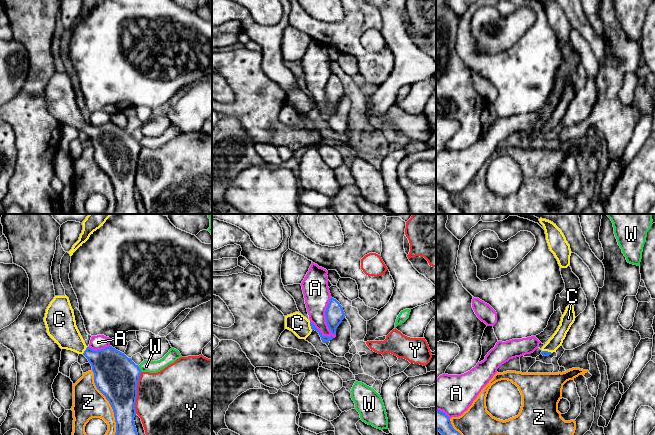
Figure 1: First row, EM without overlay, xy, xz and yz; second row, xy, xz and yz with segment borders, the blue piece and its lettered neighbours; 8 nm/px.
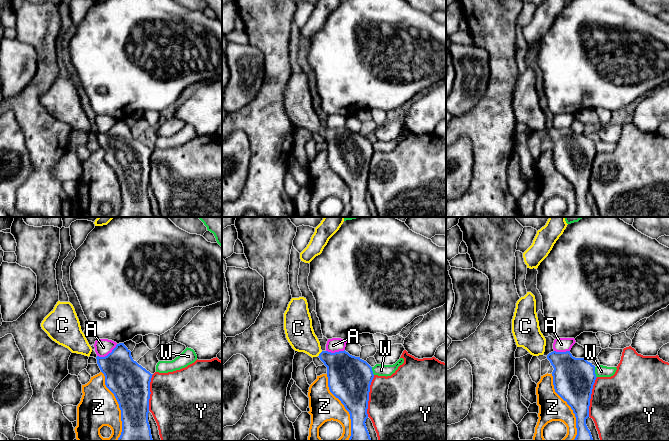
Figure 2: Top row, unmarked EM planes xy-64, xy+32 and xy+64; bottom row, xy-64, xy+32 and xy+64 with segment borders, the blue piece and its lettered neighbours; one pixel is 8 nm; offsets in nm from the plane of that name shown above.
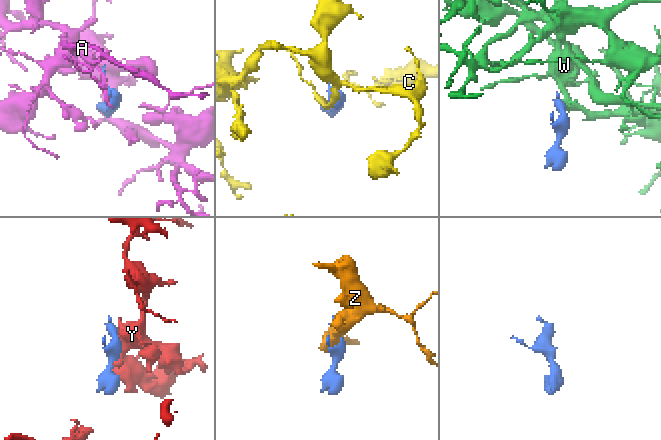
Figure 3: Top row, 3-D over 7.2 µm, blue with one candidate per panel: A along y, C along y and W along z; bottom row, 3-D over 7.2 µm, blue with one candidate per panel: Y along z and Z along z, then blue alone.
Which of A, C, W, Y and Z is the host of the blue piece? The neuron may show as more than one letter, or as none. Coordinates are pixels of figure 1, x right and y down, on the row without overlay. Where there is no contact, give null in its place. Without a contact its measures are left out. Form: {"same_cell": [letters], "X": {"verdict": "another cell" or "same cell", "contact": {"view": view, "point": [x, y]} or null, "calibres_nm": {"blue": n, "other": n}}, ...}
{"same_cell": ["C"], "A": {"verdict": "another cell", "contact": {"view": "xz", "point": [325, 92]}, "calibres_nm": {"blue": 150, "other": 220}}, "C": {"verdict": "same cell", "contact": {"view": "xz", "point": [310, 101]}, "calibres_nm": {"blue": 50, "other": 160}}, "W": {"verdict": "another cell", "contact": {"view": "xy", "point": [139, 145]}, "calibres_nm": {"blue": 360, "other": 100}}, "Y": {"verdict": "another cell", "contact": {"view": "xy", "point": [136, 169]}, "calibres_nm": {"blue": 360, "other": 480}}, "Z": {"verdict": "another cell", "contact": {"view": "xy", "point": [110, 180]}, "calibres_nm": {"blue": 360, "other": 260}}}

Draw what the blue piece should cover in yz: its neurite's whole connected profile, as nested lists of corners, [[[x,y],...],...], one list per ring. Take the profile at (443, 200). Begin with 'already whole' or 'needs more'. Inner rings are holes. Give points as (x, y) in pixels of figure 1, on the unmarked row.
already whole | [[[437,185],[436,206],[439,207],[445,214],[464,214],[453,204],[450,194],[443,187]]]

